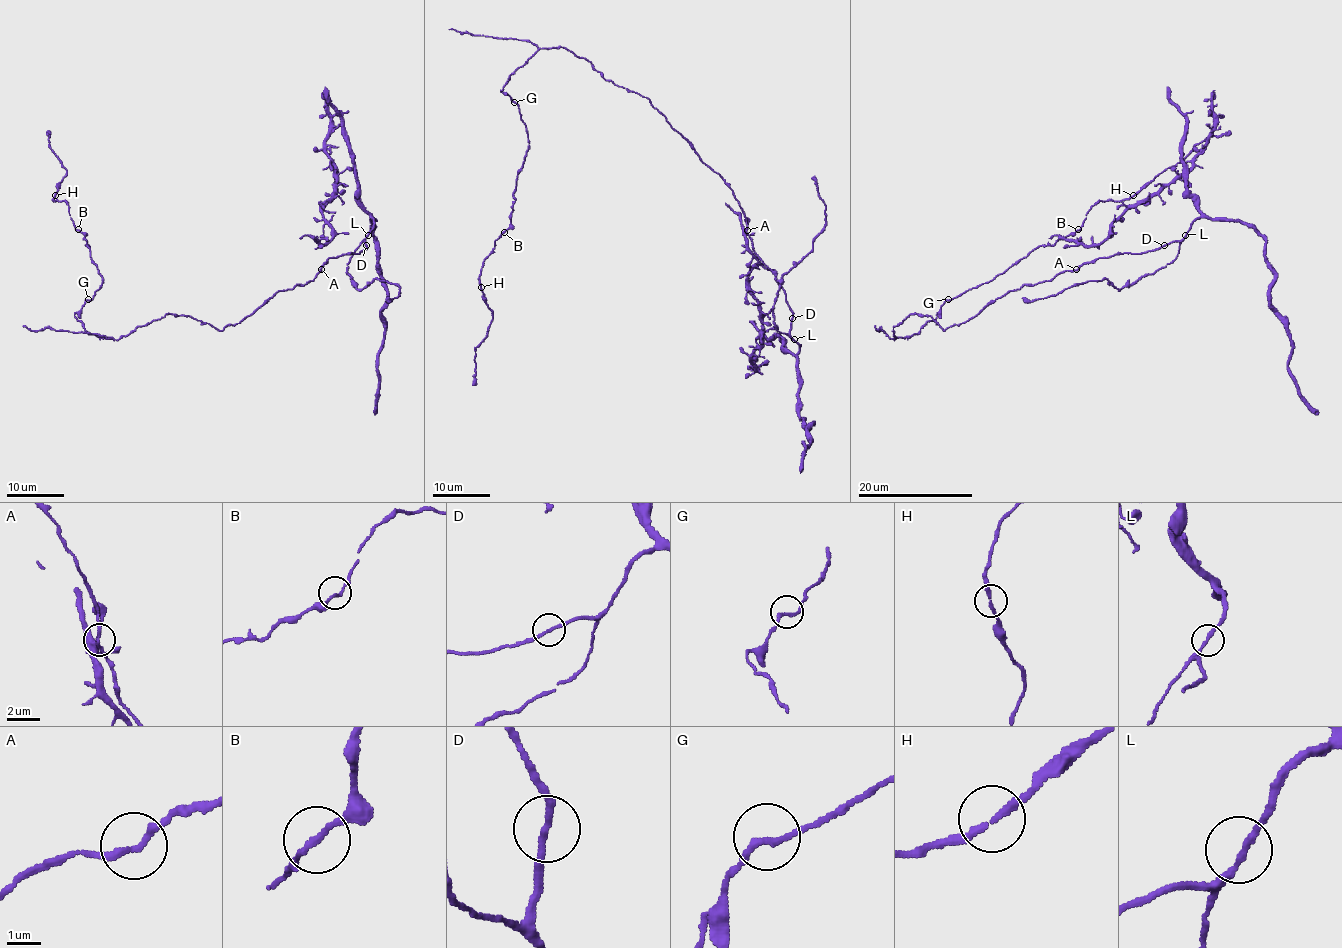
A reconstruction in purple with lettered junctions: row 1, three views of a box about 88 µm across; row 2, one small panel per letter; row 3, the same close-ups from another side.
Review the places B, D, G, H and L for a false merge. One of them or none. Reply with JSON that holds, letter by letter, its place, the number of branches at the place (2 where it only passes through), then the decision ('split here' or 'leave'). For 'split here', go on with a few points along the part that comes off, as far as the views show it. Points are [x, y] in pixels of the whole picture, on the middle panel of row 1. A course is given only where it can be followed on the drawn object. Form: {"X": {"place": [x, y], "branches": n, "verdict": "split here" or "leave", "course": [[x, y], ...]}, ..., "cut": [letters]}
{"B": {"place": [504, 232], "branches": 2, "verdict": "leave"}, "D": {"place": [792, 318], "branches": 2, "verdict": "leave"}, "G": {"place": [514, 102], "branches": 2, "verdict": "leave"}, "H": {"place": [481, 287], "branches": 2, "verdict": "leave"}, "L": {"place": [794, 339], "branches": 2, "verdict": "leave"}, "cut": []}

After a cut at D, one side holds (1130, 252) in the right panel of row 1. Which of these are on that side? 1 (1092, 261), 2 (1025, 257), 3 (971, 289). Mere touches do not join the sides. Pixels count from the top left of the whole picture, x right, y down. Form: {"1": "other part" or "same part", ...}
{"1": "same part", "2": "other part", "3": "other part"}

